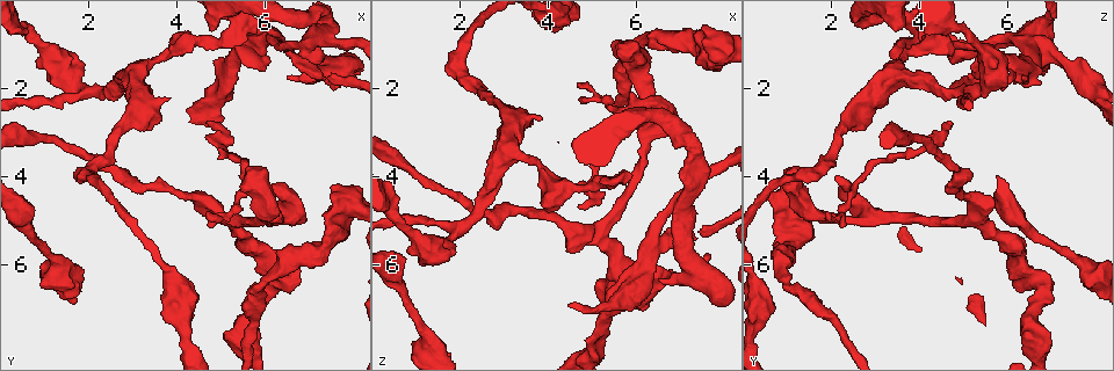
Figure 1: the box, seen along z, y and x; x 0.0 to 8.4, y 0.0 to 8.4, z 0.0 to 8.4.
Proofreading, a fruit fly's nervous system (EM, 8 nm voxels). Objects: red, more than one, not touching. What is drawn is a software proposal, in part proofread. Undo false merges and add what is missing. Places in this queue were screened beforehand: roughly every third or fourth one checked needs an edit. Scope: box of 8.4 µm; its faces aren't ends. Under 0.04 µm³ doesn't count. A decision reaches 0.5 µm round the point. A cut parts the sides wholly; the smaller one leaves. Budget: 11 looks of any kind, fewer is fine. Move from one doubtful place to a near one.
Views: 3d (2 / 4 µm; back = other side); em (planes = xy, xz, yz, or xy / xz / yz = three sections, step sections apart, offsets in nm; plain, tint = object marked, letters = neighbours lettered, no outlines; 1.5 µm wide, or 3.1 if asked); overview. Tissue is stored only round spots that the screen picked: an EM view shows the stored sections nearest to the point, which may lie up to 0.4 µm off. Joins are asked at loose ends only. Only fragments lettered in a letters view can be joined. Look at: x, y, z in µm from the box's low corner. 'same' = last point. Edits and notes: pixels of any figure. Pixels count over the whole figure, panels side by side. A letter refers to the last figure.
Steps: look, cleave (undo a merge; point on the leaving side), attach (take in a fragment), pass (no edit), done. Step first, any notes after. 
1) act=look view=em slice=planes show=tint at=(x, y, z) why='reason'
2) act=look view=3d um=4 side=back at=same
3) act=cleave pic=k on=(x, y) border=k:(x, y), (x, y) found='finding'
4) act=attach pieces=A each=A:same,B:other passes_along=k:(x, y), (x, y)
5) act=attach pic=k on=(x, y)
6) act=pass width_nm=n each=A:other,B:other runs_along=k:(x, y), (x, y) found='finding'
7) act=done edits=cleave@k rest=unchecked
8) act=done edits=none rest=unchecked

act=look view=em slice=planes show=letters at=(5.95, 6.50, 1.00) why='thin neck'

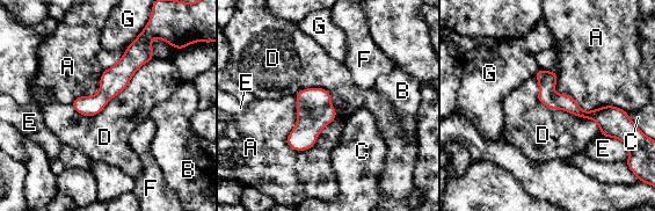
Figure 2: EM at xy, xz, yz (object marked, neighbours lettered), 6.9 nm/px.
act=pass each=A:other,B:other,C:other,D:other,E:other,F:other,G:other runs_along=2:(142, 43), (109, 88), (80, 110) found='all the same neuron'

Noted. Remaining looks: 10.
act=look view=em slice=planes show=plain at=(6.10, 4.25, 2.30) why='sharp bend'

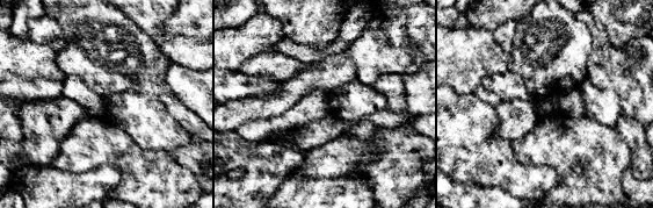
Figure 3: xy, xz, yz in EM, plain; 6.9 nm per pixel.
act=look view=em slice=planes show=letters at=same

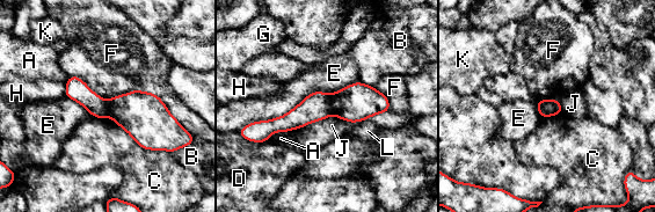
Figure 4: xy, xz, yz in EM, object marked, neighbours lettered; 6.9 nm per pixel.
act=cleave pic=4 on=(315, 107) width_nm=120 each=A:other,B:other,C:other,D:other,E:other,F:other,G:other,H:other,J:other,K:other,L:other border=4:(329, 95), (329, 106), (333, 114) found='two neurons meet here'

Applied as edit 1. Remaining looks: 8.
act=look view=overview

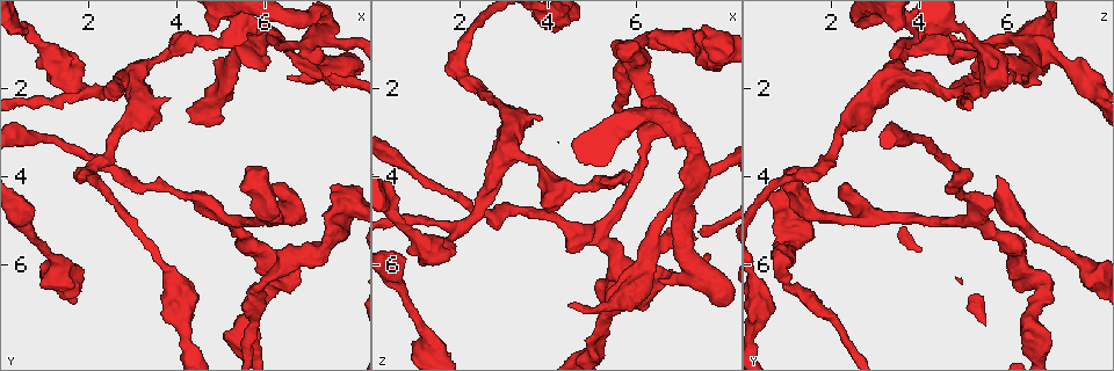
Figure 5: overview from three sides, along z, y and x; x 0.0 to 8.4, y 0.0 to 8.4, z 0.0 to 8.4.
act=look view=em slice=yz step=4 show=tint at=(7.70, 4.85, 1.20) why='arms part here'

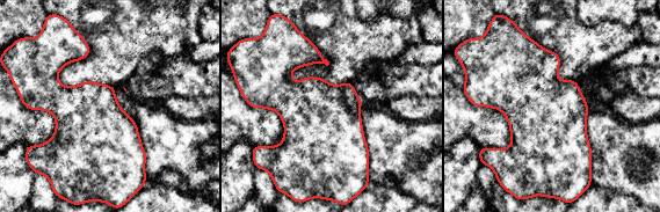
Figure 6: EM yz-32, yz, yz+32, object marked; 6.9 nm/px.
act=look view=em slice=planes show=letters at=same why='another direction'

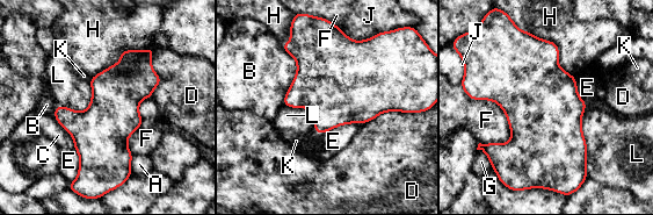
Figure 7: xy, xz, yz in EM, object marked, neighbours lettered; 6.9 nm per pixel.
act=pass each=A:other,B:other,C:other,D:other,E:other,F:other,G:other,H:other,J:other,K:other,L:other border=7:(459, 85), (501, 108), (506, 143) found='one neuron here'

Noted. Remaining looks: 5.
act=look view=3d um=4 at=(5.65, 1.00, 6.70) why='three-way junction'

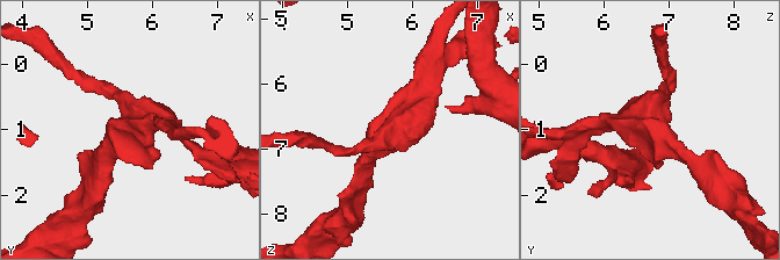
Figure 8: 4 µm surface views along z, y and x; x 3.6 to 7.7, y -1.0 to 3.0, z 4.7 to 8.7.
act=look view=em slice=xy step=4 show=letters at=(5.65, 0.95, 6.75)

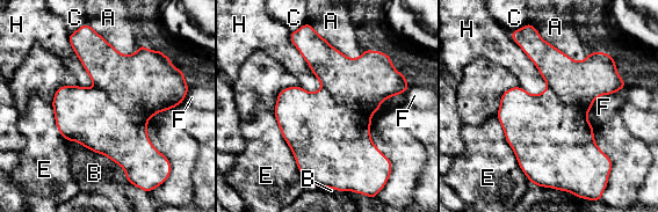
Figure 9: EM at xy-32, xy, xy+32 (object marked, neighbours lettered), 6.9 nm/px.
act=look view=em slice=planes show=letters at=same why='another direction'

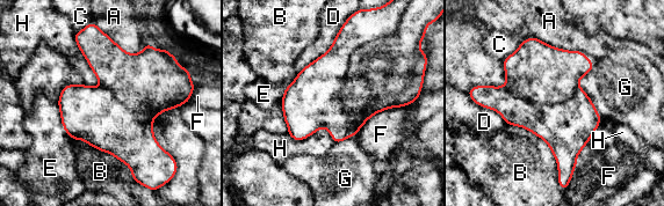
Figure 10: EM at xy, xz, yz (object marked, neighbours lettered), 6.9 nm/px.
act=cleave pic=10 on=(380, 76) longest_contact=B:500nm each=A:other,B:other,C:other,D:other,E:other,F:other,G:other,H:other found='two neurons meet here'

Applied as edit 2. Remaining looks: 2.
act=done edits=cleave@4,cleave@10 rest=unchecked

